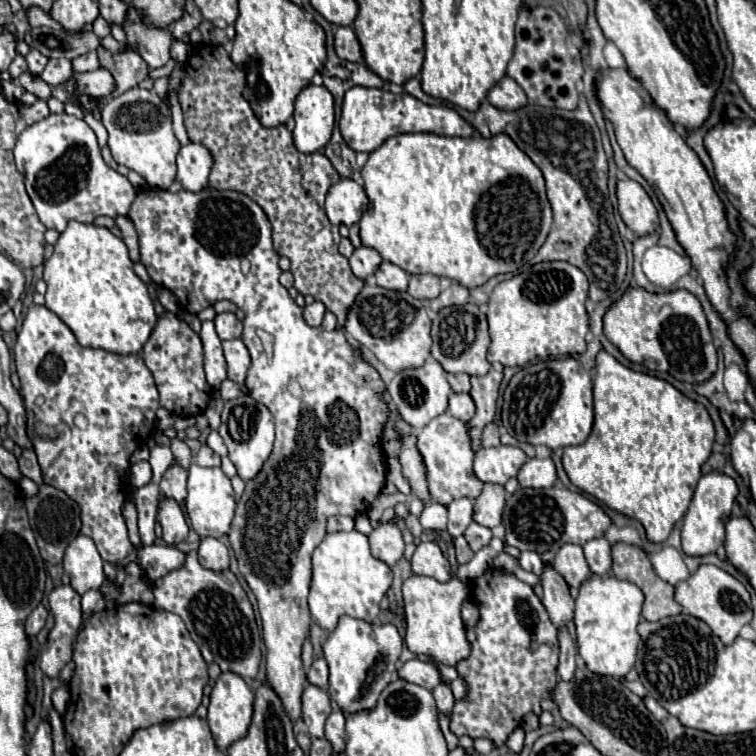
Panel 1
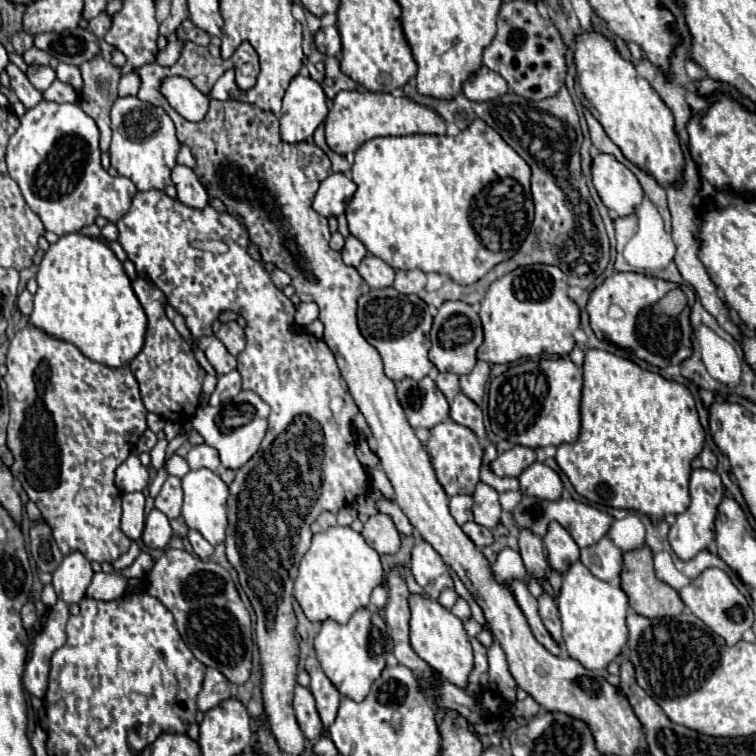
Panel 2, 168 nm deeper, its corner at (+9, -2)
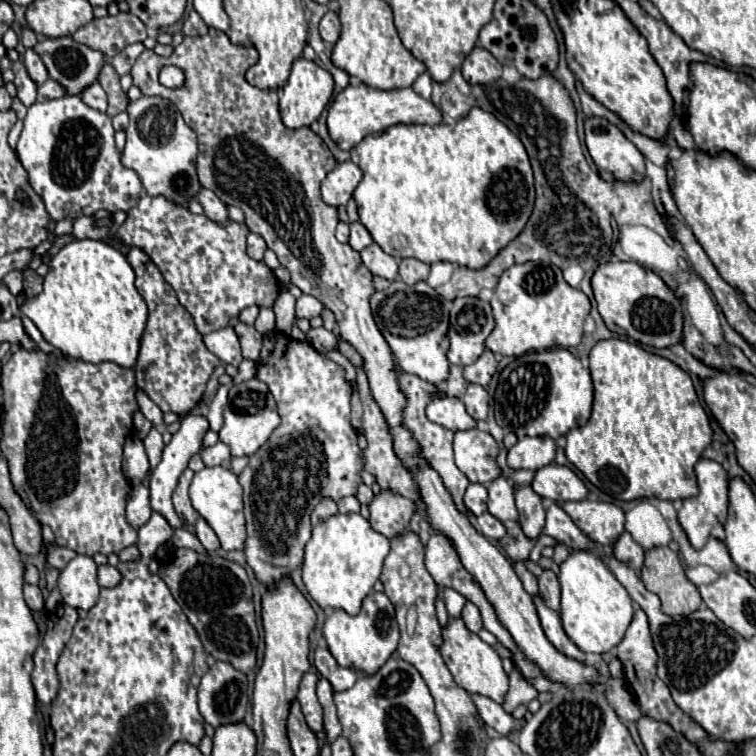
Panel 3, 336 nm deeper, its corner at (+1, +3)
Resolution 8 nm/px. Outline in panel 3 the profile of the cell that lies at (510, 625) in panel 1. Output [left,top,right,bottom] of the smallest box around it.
[535,597,585,661]

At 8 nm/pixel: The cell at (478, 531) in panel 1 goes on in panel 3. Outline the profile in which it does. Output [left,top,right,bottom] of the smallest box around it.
[477,511,505,541]

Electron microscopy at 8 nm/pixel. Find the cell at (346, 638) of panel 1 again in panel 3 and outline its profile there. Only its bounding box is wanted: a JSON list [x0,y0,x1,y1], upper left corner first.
[323,591,399,675]

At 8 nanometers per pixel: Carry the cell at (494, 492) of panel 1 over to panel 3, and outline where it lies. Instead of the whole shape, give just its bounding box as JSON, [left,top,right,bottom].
[487,477,517,521]

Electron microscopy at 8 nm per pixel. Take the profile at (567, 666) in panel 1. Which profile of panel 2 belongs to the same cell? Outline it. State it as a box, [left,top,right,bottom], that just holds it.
[539,592,563,646]

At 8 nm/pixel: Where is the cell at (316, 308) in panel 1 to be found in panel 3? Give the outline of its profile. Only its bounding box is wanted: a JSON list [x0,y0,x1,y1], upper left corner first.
[295,295,323,319]

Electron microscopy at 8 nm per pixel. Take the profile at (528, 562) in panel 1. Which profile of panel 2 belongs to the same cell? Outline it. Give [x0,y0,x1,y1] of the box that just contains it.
[491,548,527,582]

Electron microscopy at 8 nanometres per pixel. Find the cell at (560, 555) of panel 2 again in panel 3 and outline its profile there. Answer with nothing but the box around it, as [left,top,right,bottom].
[543,503,591,549]

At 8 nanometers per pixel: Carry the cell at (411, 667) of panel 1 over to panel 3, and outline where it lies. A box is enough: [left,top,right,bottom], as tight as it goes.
[473,695,525,735]

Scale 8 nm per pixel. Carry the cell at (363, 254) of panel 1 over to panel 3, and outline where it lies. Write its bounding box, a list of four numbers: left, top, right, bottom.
[349,221,373,251]

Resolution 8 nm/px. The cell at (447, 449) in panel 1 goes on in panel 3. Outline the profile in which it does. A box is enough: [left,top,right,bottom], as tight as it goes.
[455,429,501,485]

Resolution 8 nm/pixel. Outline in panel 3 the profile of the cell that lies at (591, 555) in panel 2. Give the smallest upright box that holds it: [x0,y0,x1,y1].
[613,531,645,571]

